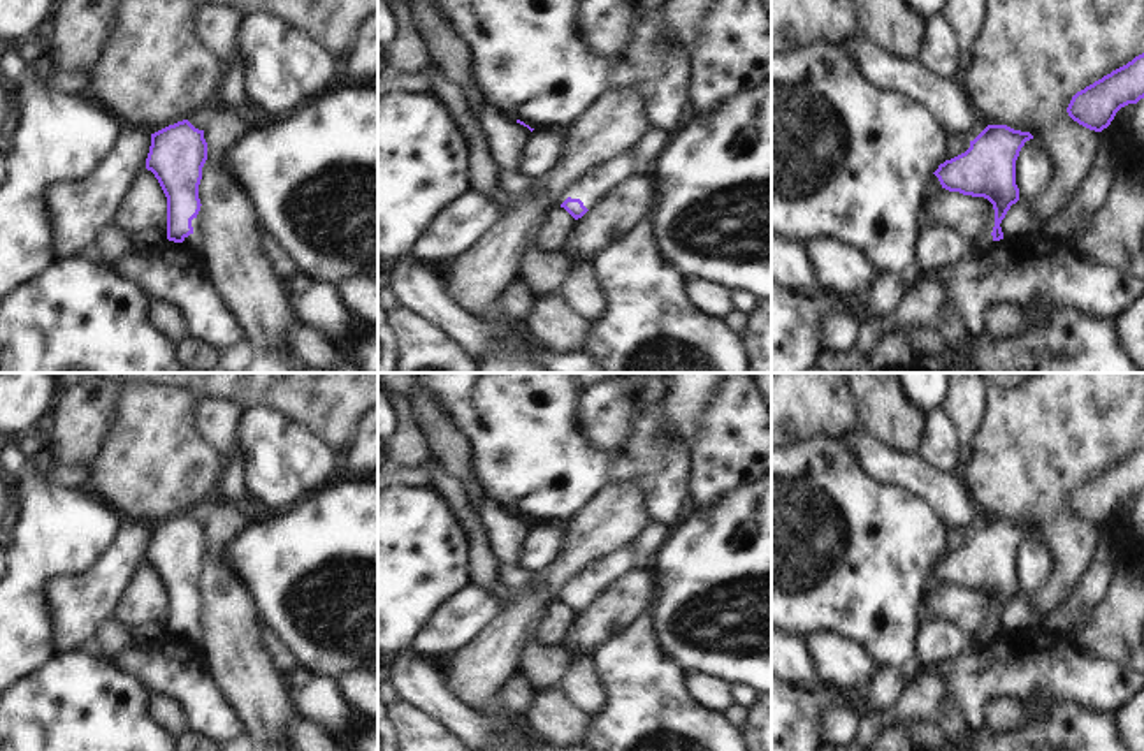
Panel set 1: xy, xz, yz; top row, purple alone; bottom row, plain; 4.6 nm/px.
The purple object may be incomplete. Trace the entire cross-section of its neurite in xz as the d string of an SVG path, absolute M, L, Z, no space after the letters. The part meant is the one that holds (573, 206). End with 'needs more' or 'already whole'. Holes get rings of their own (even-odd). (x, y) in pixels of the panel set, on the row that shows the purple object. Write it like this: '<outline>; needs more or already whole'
M631 149L610 158L596 169L583 183L568 190L568 199L561 204L575 220L582 218L613 186L636 174Z; needs more

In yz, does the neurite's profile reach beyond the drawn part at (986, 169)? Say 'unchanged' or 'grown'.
unchanged

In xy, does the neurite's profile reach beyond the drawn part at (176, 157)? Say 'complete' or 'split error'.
split error

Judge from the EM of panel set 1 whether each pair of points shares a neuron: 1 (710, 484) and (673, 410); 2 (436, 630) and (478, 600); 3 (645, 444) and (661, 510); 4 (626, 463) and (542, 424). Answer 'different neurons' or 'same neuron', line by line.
1: different neurons
2: same neuron
3: same neuron
4: different neurons

